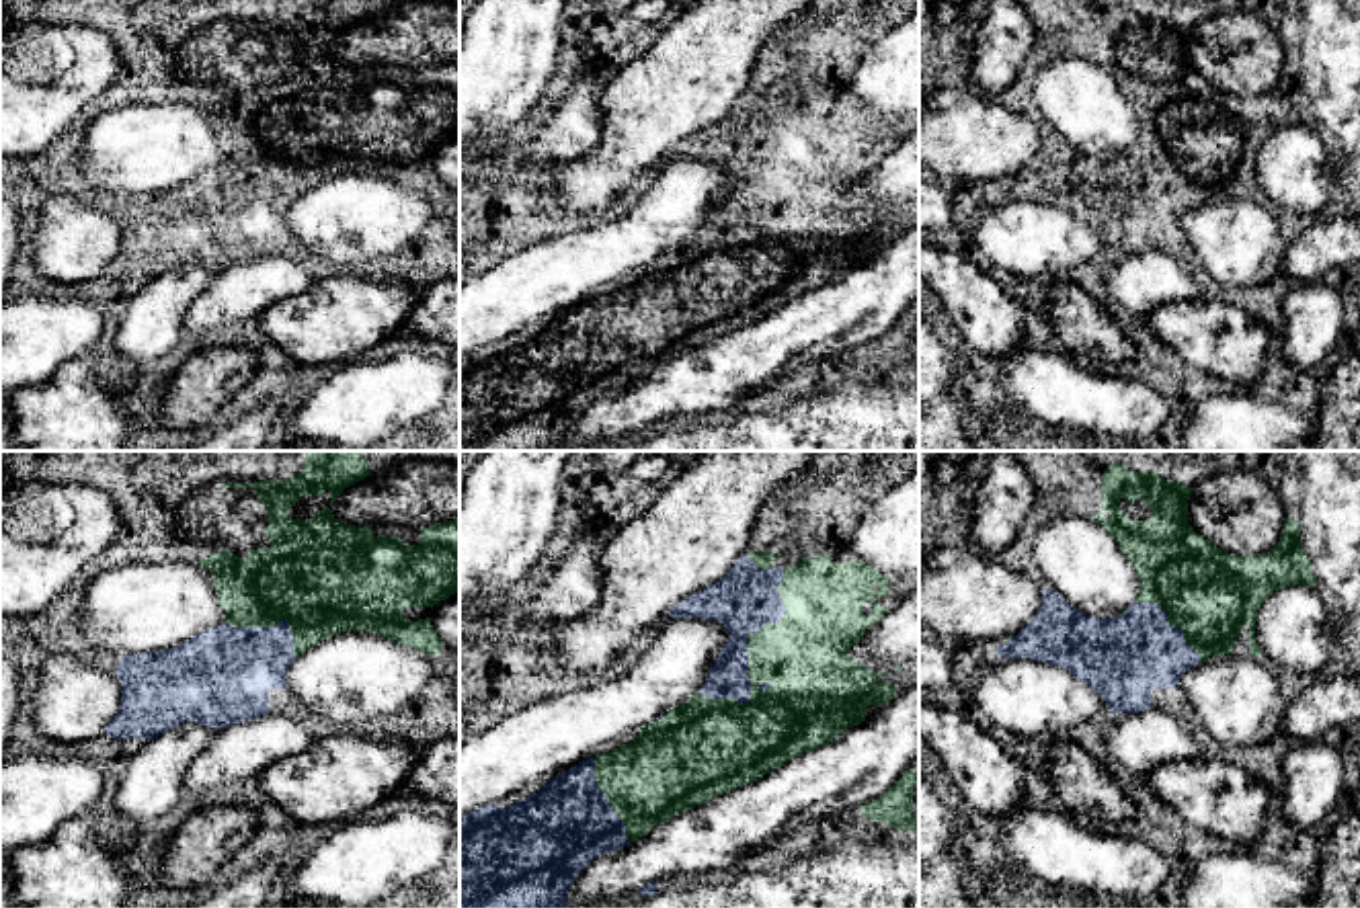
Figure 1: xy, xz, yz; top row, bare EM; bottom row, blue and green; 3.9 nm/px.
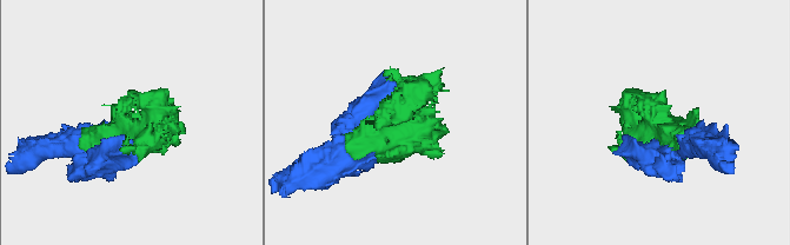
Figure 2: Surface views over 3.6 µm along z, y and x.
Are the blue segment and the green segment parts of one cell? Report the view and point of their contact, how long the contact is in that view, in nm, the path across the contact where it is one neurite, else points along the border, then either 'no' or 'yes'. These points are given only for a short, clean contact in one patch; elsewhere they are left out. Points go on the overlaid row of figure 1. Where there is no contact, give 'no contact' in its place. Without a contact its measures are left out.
meets blue in xz at (747, 652); contact 600 nm long; yes

